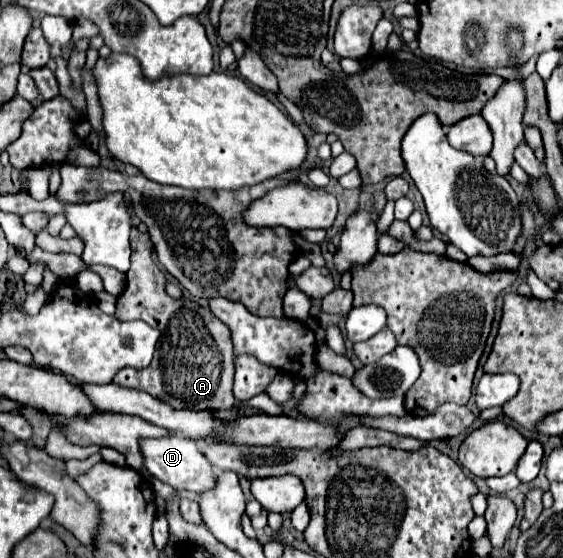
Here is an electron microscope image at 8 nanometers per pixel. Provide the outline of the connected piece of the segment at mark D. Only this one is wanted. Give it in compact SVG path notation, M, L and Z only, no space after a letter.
M169 435L169 437L159 437L159 439L139 439L141 445L141 455L143 455L143 465L145 469L159 481L185 491L207 491L213 485L213 475L215 469L213 465L201 457L201 451L197 447L197 443L193 443L191 439L179 437L179 435Z

